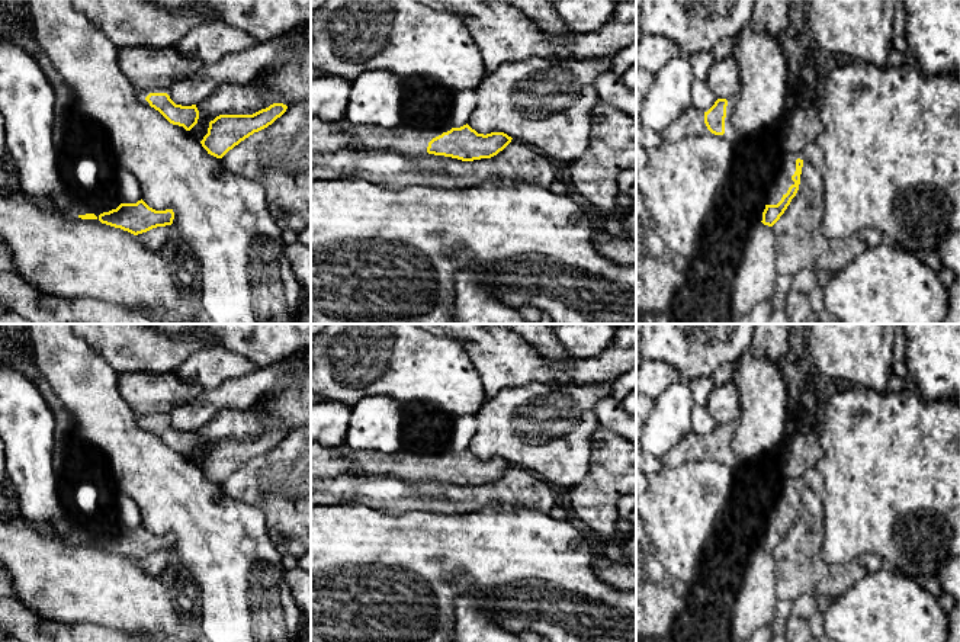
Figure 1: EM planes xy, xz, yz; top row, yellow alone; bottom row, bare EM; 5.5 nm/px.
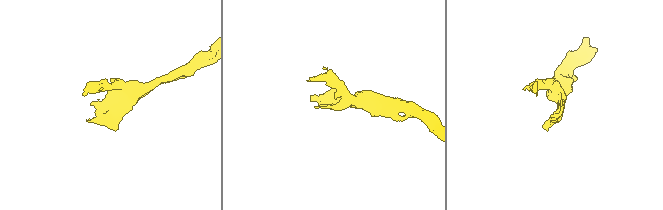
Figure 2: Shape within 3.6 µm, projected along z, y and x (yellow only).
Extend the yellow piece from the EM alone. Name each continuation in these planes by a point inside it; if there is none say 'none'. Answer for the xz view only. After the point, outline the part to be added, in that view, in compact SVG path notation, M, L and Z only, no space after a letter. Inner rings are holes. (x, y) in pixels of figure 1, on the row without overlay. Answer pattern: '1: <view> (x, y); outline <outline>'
1: xz (410, 466); outline M405 449L394 453L354 450L349 458L347 474L392 475L404 481L423 481L428 479L427 472L433 463L450 455L449 450L437 455L420 455Z

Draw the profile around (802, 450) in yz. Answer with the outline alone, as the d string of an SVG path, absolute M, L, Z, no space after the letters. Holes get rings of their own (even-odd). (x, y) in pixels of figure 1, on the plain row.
M792 431L781 453L781 471L784 481L802 478L805 472L815 468L822 456L818 434L810 431Z

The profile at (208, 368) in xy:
M203 347L190 354L174 372L182 381L208 391L256 369L248 359L224 347Z

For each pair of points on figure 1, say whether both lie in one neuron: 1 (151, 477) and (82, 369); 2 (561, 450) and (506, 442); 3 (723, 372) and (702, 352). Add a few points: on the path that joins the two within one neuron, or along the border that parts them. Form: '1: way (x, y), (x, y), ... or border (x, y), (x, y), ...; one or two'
1: way (129, 450), (96, 411), (89, 395); one
2: way (548, 449), (527, 448), (519, 443); one
3: border (734, 360), (725, 362), (712, 376); two

